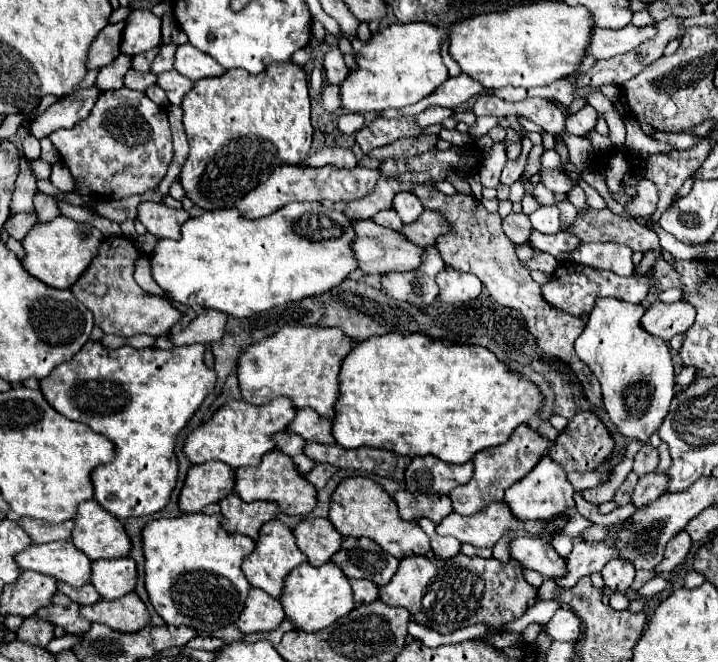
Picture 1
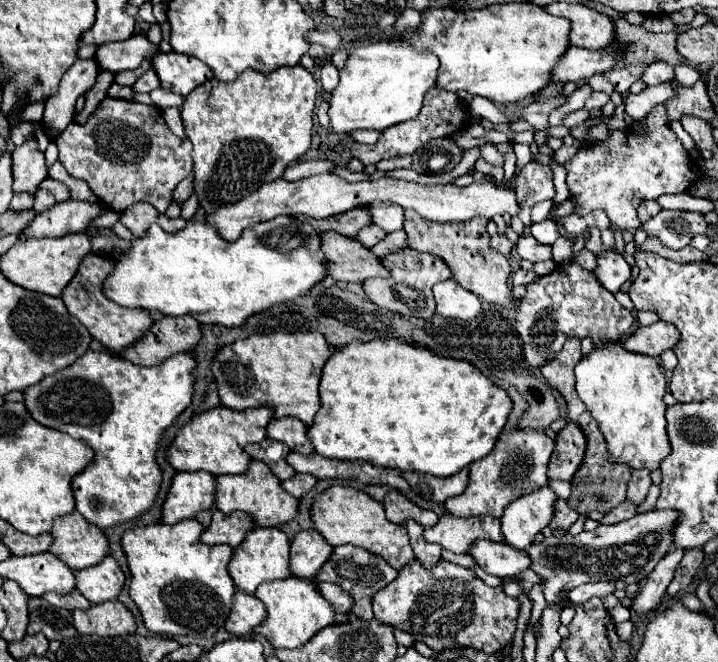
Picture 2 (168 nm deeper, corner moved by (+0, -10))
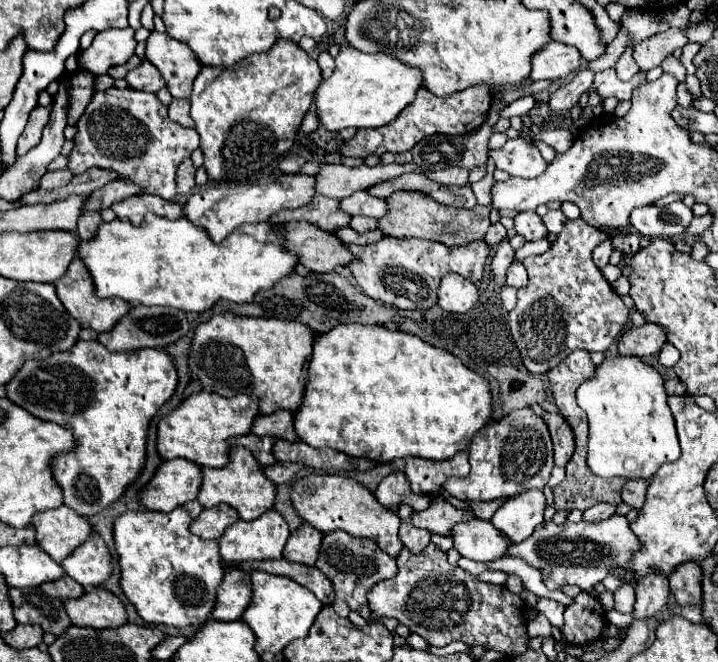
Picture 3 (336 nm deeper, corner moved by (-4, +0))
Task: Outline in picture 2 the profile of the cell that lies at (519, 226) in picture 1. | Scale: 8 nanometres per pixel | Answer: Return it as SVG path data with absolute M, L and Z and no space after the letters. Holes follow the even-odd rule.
M495 234L495 236L491 236L491 246L493 246L495 250L499 250L501 254L505 254L505 256L509 256L509 254L515 250L515 242L511 242L505 234Z

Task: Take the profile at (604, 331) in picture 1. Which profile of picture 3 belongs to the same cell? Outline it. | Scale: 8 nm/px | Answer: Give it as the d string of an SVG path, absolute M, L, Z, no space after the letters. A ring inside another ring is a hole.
M605 358L595 370L597 376L583 382L577 390L577 404L585 410L589 420L587 438L587 466L595 476L613 478L621 476L627 480L651 480L661 464L675 462L681 456L673 414L667 406L667 392L663 388L663 378L657 370L641 362L639 358Z

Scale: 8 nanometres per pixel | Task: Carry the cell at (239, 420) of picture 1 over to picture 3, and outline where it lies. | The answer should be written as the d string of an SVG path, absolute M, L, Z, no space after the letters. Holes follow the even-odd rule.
M197 392L185 398L175 410L165 414L157 424L157 452L163 460L171 458L185 458L189 462L195 462L197 466L209 466L209 468L223 468L227 464L227 438L241 436L251 432L251 424L255 416L259 414L259 404L255 398L247 394L239 394L233 398L225 398L211 392Z

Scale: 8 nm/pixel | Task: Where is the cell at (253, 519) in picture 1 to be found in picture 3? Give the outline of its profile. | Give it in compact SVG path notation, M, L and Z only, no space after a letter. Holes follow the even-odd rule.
M219 504L215 508L201 510L199 518L195 518L191 522L189 530L191 530L191 534L195 534L203 540L217 540L223 534L223 530L237 520L239 520L239 516L231 506Z

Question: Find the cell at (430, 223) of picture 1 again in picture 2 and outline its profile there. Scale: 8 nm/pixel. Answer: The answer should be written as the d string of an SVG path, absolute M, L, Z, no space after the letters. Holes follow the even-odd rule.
M399 230L399 232L391 232L385 240L381 240L379 244L375 244L371 250L379 256L379 258L385 258L393 252L399 252L407 248L407 232L405 230Z

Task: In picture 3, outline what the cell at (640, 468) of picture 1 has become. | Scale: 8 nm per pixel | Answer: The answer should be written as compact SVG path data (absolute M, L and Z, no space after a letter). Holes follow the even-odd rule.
M627 482L621 490L623 502L635 510L641 510L643 502L645 502L645 492L647 492L647 484L649 482Z

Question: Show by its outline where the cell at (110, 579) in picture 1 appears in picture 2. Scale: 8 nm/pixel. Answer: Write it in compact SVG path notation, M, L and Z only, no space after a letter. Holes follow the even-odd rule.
M107 556L101 564L87 570L77 570L75 580L77 590L91 600L91 604L117 600L125 586L125 574L113 556Z

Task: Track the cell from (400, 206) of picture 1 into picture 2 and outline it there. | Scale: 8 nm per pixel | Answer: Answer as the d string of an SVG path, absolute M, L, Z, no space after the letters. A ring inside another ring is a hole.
M371 204L369 212L373 216L373 222L381 226L385 232L395 232L403 228L403 208L399 204Z

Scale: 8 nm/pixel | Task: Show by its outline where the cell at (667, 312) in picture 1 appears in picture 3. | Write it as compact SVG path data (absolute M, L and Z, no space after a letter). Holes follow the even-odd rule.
M643 324L639 328L627 328L617 344L619 356L653 356L657 354L663 344L667 342L667 334L659 330L659 326L653 324Z

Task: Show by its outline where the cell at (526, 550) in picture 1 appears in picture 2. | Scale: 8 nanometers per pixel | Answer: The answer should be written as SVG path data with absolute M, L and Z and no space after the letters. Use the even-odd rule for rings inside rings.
M479 540L471 552L475 562L489 574L505 578L505 576L517 576L531 568L531 558L525 550L511 548L507 542L491 542L491 540Z

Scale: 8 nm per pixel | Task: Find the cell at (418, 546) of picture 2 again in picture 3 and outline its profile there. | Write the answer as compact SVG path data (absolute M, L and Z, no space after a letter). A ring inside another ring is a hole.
M403 504L403 506L397 508L397 514L399 514L399 518L401 518L399 540L403 542L405 548L409 548L409 550L413 550L415 554L419 554L419 550L423 550L423 548L429 544L431 532L411 526L411 512L413 512L413 508L407 506L407 504Z

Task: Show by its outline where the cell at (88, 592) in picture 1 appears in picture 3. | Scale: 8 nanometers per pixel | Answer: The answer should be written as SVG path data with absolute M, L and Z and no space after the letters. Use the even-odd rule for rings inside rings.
M61 576L59 580L53 580L53 582L43 582L41 584L41 590L45 594L51 594L51 596L57 596L61 600L65 598L79 598L83 594L83 586L79 586L73 578L69 576Z

